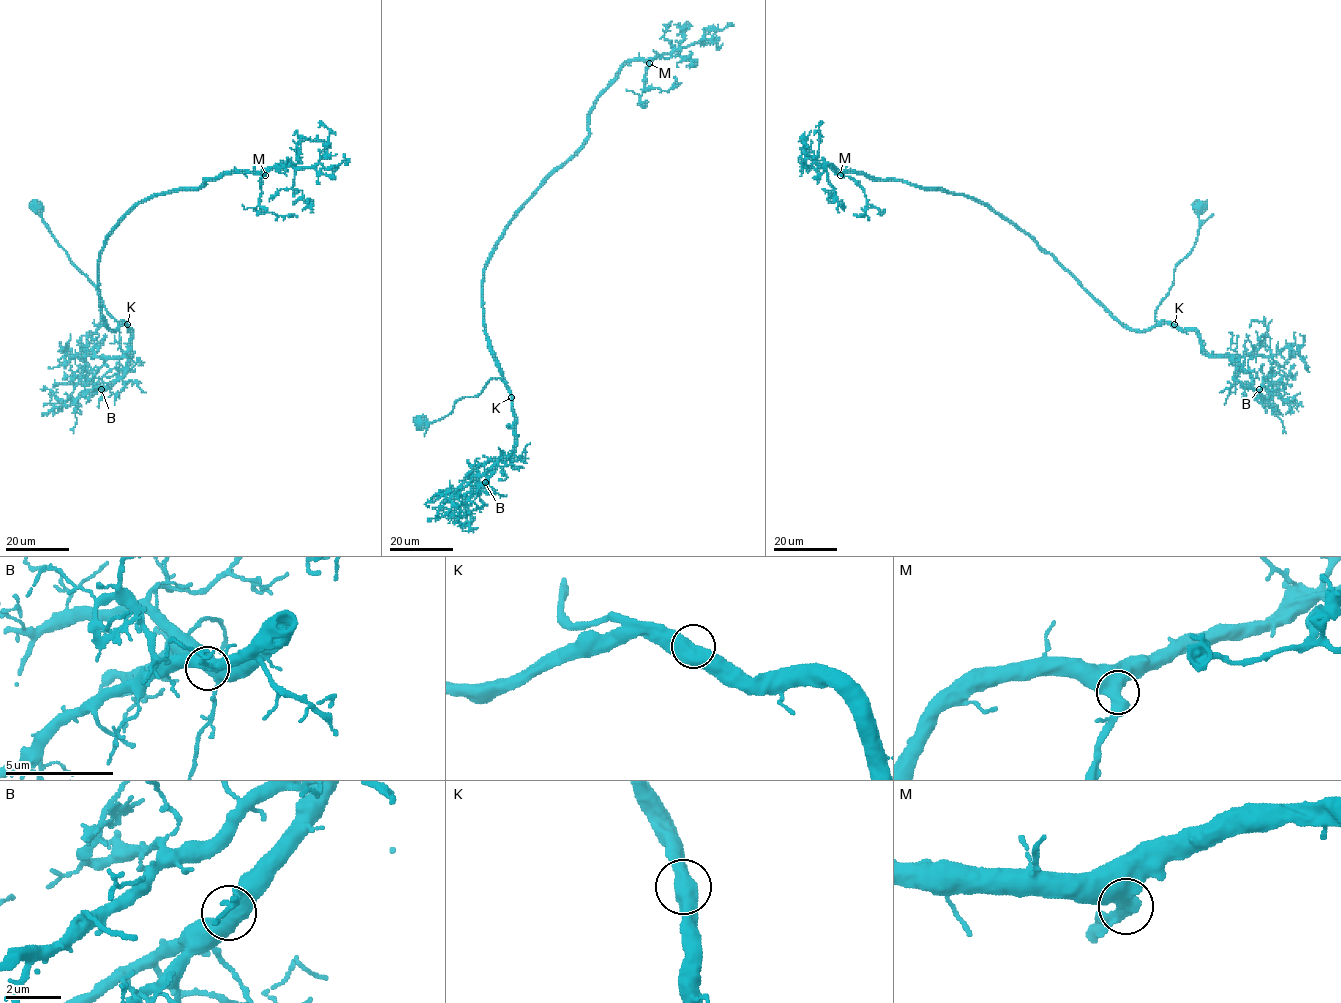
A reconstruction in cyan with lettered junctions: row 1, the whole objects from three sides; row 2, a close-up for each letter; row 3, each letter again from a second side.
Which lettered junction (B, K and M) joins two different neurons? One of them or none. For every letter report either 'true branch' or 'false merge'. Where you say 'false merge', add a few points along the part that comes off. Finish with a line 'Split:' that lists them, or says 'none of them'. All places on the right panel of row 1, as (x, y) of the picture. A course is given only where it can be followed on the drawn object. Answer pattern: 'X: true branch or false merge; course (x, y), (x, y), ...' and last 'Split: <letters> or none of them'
B: true branch
K: true branch
M: true branch
Split: none of them

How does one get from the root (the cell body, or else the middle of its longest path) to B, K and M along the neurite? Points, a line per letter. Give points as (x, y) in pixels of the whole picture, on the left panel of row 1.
B: (37, 207), (45, 225), (96, 288), (106, 310), (131, 331), (126, 371), (101, 389)
K: (37, 207), (41, 208), (45, 225), (70, 261), (96, 288), (106, 310), (127, 325)
M: (37, 207), (121, 322), (114, 330), (101, 312), (98, 258), (115, 226), (147, 198), (232, 172), (265, 175)

